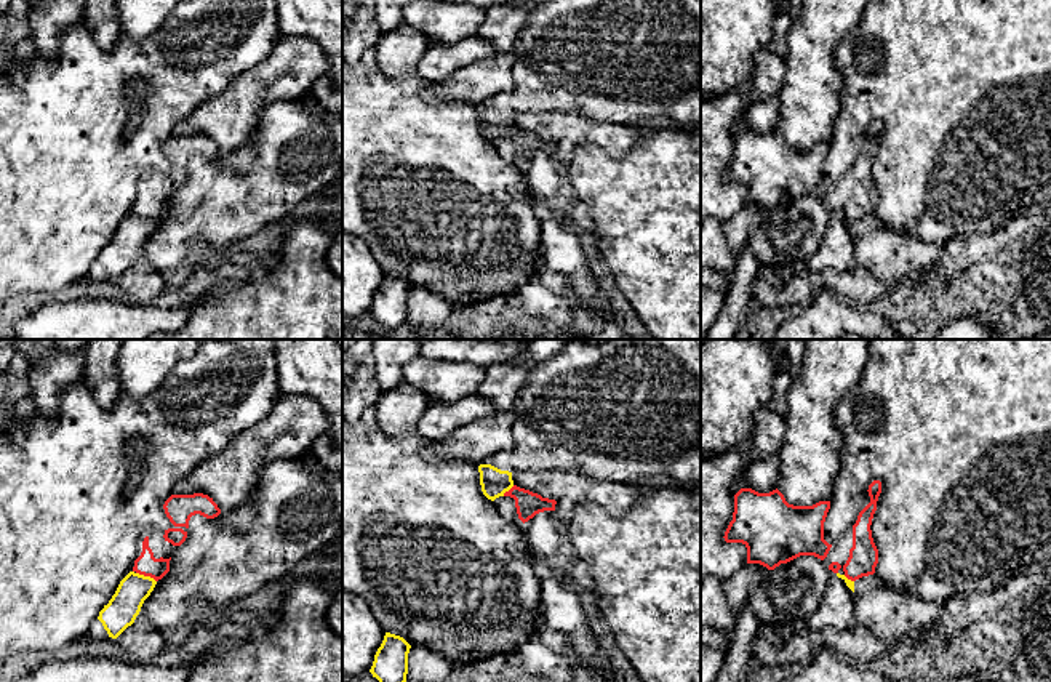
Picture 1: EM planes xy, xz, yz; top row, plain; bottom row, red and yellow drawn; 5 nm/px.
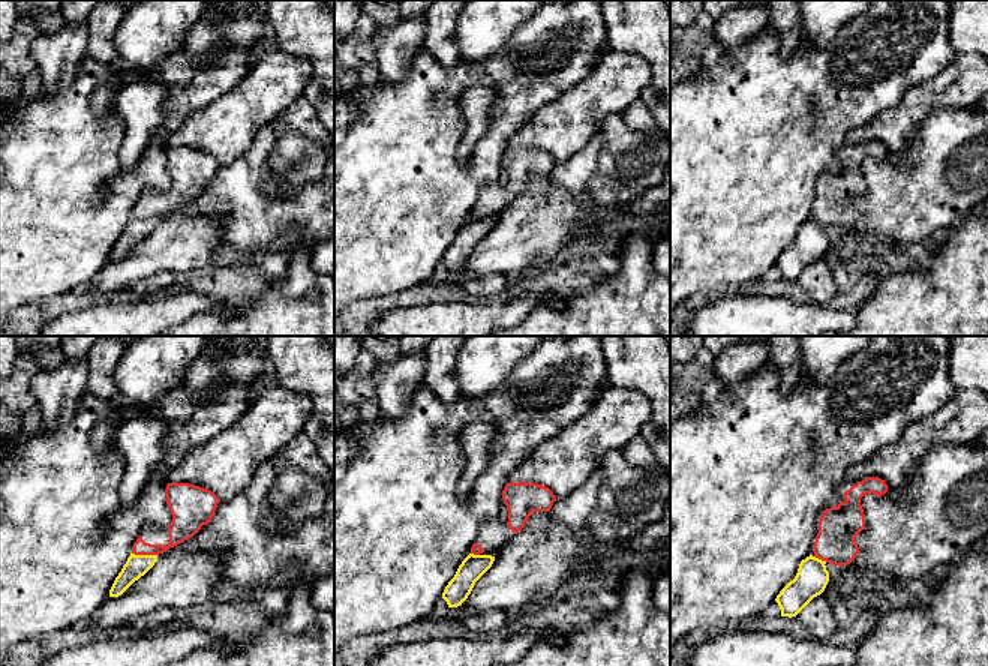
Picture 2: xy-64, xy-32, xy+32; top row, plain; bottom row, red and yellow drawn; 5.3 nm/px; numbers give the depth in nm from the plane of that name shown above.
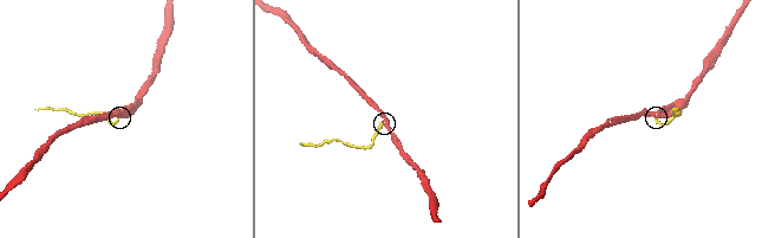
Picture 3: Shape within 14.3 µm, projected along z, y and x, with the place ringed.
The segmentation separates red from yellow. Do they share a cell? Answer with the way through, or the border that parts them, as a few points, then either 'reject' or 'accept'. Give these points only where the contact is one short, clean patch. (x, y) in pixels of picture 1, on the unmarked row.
reject

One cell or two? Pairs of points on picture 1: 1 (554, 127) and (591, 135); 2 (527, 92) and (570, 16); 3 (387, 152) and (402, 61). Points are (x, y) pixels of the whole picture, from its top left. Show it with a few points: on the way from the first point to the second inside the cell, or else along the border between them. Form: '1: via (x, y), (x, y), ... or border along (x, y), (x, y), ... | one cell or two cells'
1: via (563, 127), (581, 130) | one cell
2: via (546, 72), (570, 48), (570, 36) | one cell
3: border along (378, 66), (391, 74), (415, 72) | two cells

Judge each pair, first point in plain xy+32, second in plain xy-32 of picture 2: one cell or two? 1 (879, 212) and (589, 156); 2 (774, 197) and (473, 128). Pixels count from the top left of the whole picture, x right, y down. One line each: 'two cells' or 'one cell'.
1: two cells
2: two cells

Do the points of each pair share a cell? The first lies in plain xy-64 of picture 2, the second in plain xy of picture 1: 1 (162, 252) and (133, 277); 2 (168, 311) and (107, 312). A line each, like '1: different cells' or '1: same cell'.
1: different cells
2: same cell

